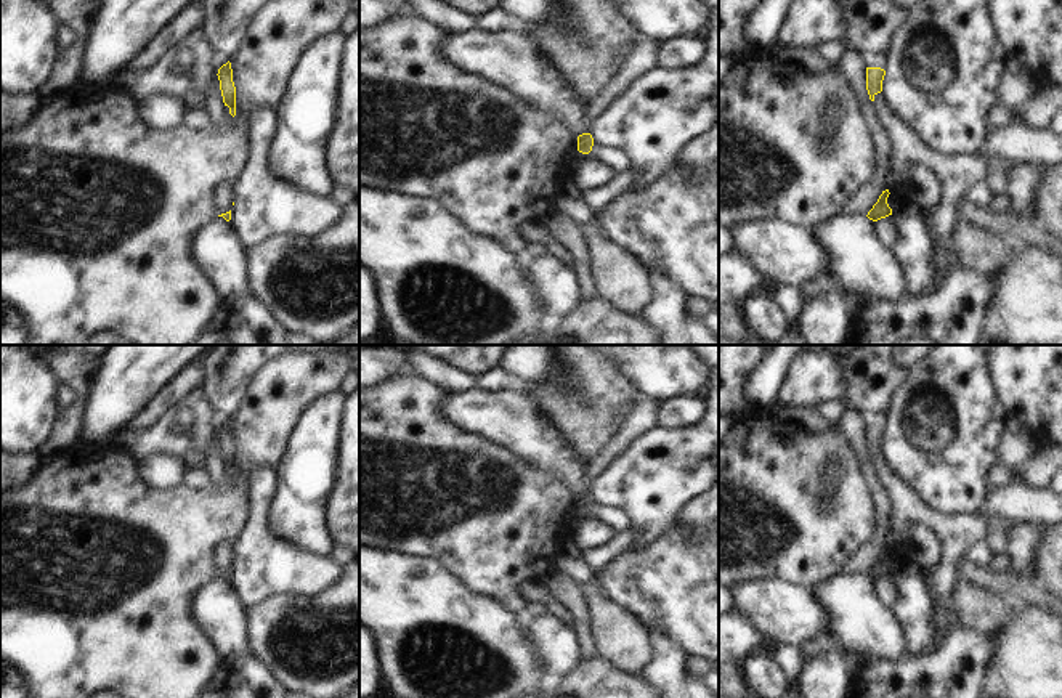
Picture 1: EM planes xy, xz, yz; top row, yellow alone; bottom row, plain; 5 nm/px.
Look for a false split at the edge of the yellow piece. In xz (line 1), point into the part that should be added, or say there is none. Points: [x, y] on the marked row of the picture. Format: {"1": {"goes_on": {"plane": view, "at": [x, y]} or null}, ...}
{"1": {"goes_on": null}}

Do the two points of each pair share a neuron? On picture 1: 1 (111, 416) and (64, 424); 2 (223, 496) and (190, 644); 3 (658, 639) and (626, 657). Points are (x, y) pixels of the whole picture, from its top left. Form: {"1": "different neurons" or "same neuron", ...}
{"1": "different neurons", "2": "same neuron", "3": "different neurons"}

